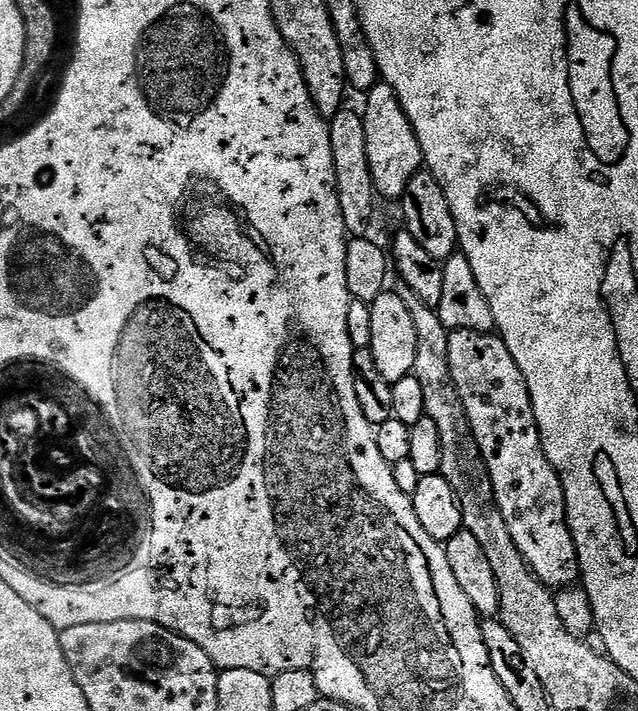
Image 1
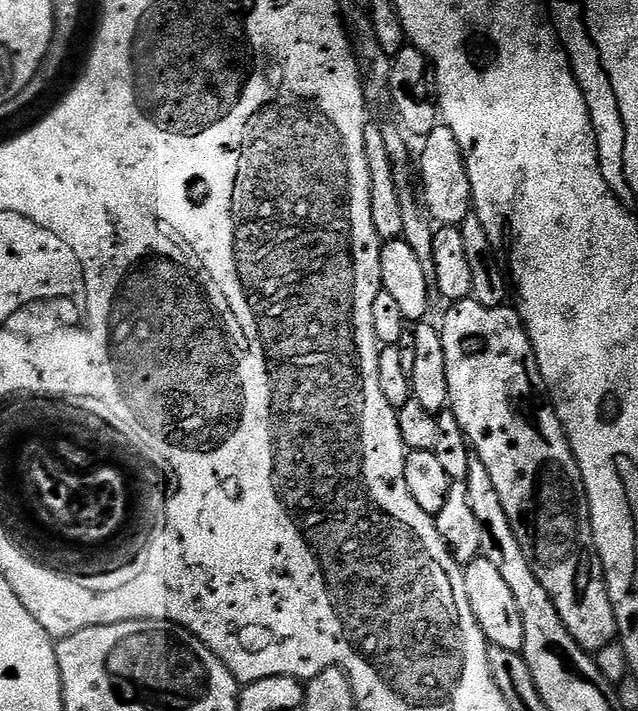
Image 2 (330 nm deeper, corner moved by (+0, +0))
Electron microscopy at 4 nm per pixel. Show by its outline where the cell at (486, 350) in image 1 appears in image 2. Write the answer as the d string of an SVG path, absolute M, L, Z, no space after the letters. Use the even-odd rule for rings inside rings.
M469 298L457 300L449 308L452 309L445 314L444 324L439 325L446 354L448 408L458 418L471 451L486 466L526 562L530 562L530 570L534 570L538 582L550 594L569 634L585 652L601 652L617 639L616 615L604 580L604 563L592 540L592 519L582 474L545 389L528 331L520 321L519 311L512 306L491 308Z

